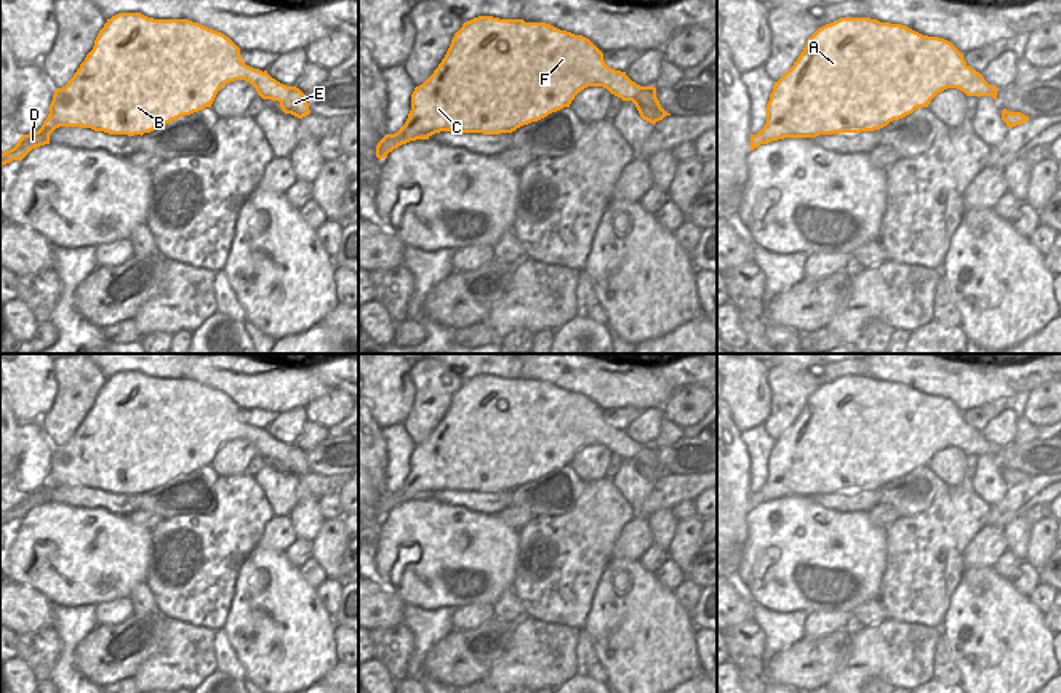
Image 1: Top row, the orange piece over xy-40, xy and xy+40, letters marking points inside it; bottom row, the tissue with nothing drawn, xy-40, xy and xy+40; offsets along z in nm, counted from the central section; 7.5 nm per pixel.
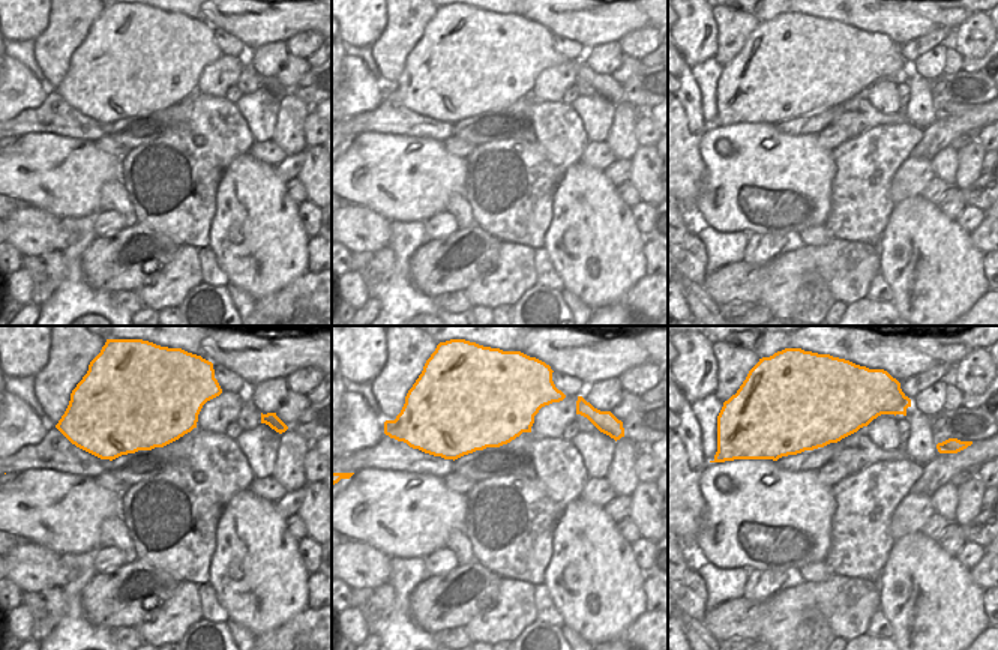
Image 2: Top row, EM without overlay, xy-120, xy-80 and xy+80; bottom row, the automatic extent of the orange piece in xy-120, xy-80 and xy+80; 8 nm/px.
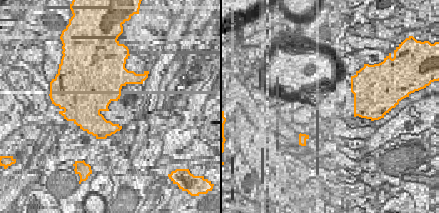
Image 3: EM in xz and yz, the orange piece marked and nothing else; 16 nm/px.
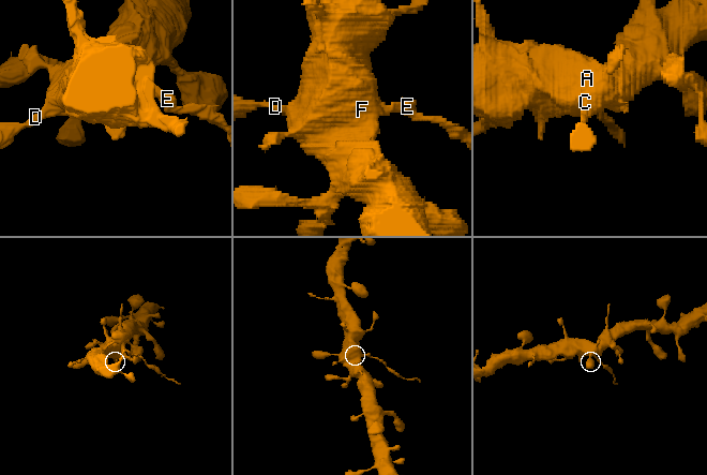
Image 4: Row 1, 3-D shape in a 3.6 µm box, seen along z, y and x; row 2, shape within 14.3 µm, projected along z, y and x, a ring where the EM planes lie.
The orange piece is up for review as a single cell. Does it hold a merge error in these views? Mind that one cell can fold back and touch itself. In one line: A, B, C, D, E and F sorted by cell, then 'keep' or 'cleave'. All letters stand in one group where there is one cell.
A B C D F / E; cleave

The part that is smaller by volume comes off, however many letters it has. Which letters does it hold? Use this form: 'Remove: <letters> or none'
Remove: E

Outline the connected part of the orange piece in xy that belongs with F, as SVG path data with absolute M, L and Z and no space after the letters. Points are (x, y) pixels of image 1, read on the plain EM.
M478 375L462 383L434 432L411 453L405 483L376 504L384 517L402 503L440 490L499 493L570 466L587 445L607 447L621 429L608 426L603 411L586 395L546 381Z

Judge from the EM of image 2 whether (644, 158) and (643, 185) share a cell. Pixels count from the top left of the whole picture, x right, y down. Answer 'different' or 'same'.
same

